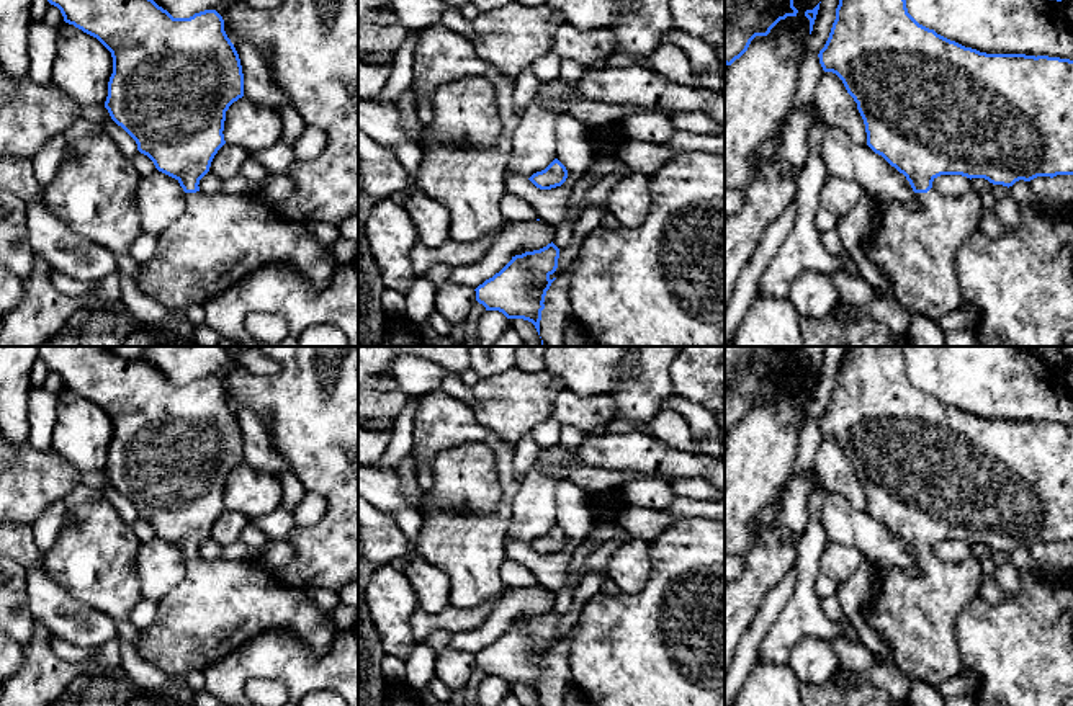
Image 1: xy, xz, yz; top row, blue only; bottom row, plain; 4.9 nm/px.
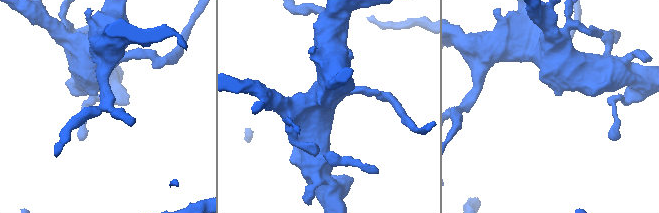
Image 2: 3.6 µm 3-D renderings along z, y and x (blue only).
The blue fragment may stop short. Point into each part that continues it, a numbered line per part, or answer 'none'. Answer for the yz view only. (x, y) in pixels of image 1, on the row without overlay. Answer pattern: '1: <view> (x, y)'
1: yz (916, 615)

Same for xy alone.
1: xy (219, 605)

